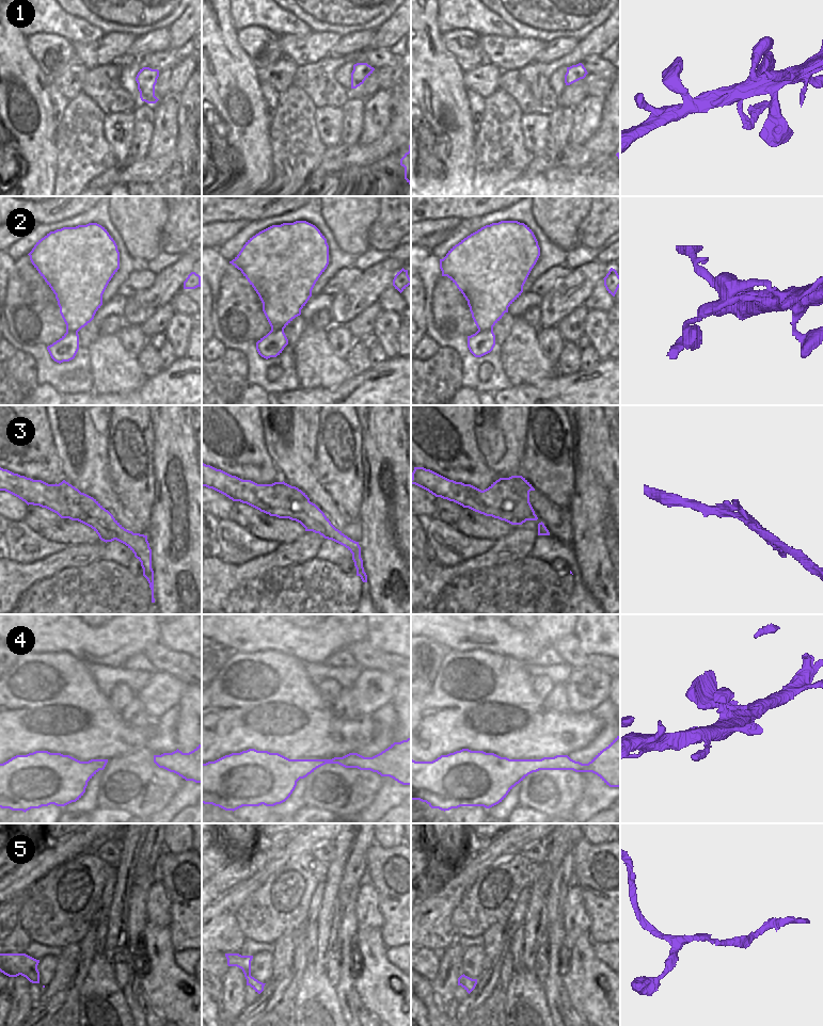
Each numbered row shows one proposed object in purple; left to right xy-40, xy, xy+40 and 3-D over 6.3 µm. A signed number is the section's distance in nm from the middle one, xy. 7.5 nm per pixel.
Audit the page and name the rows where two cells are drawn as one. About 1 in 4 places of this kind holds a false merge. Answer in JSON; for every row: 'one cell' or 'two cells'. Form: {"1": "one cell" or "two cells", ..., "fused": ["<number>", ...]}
{"1": "one cell", "2": "one cell", "3": "two cells", "4": "one cell", "5": "one cell", "fused": ["3"]}

